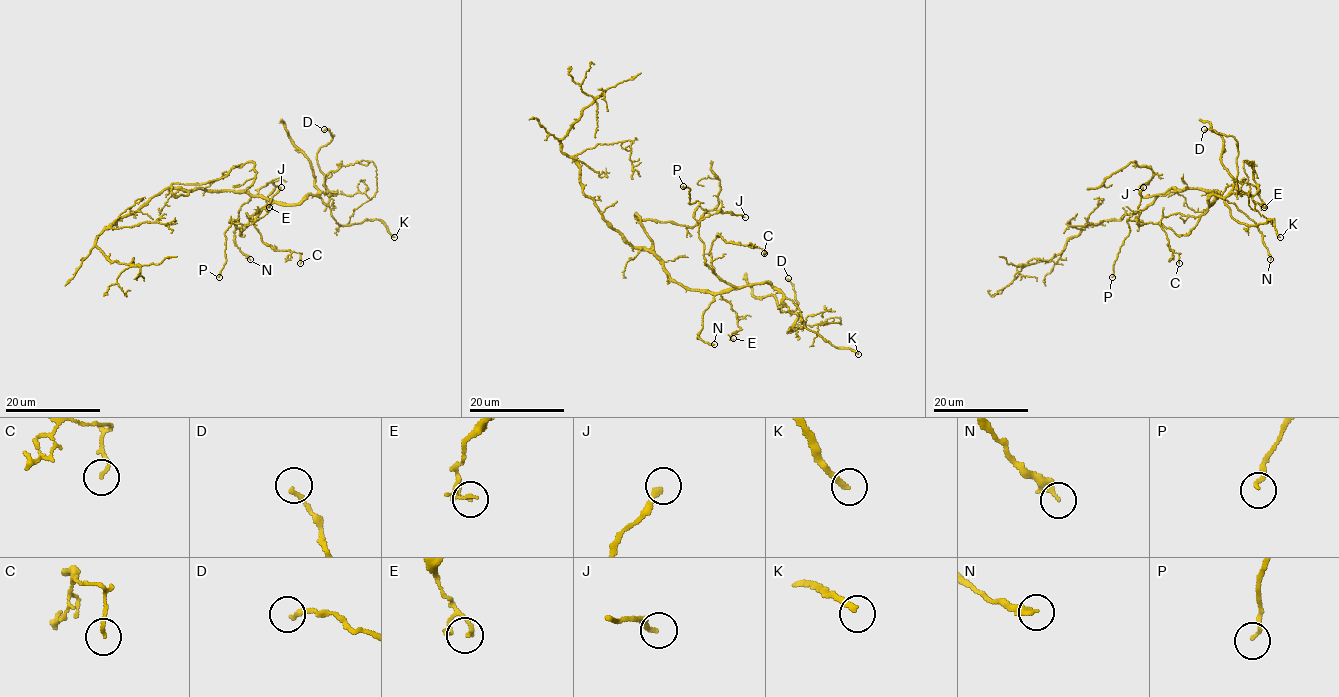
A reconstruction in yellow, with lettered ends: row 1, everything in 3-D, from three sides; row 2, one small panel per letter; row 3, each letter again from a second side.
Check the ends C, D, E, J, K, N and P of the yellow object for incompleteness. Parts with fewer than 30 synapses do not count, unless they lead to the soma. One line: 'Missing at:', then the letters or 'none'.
Missing at: K

